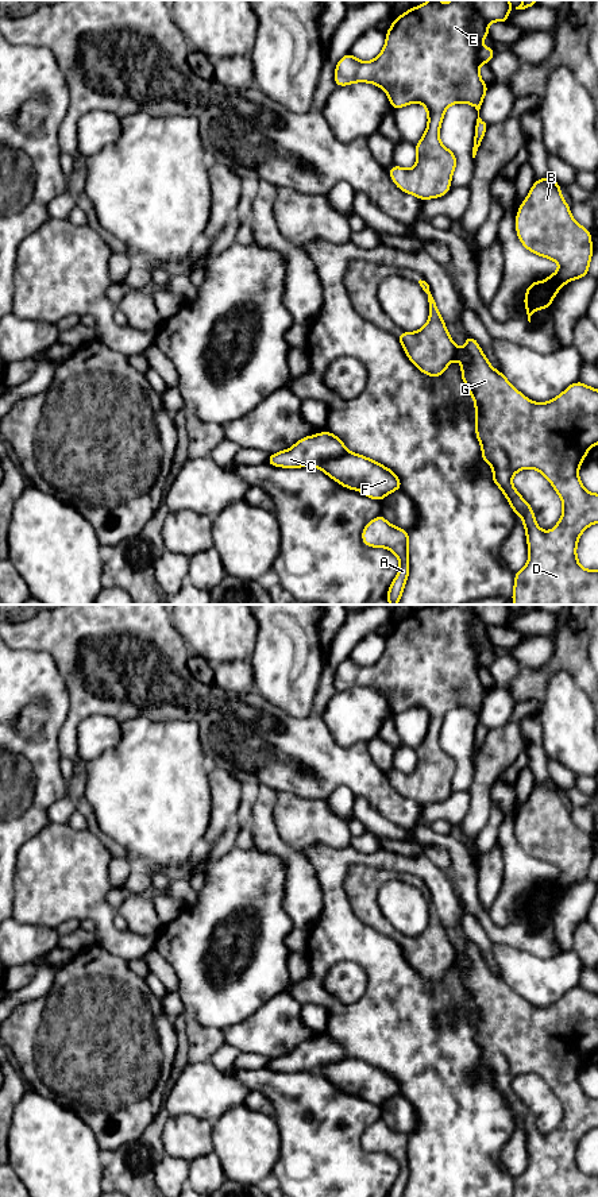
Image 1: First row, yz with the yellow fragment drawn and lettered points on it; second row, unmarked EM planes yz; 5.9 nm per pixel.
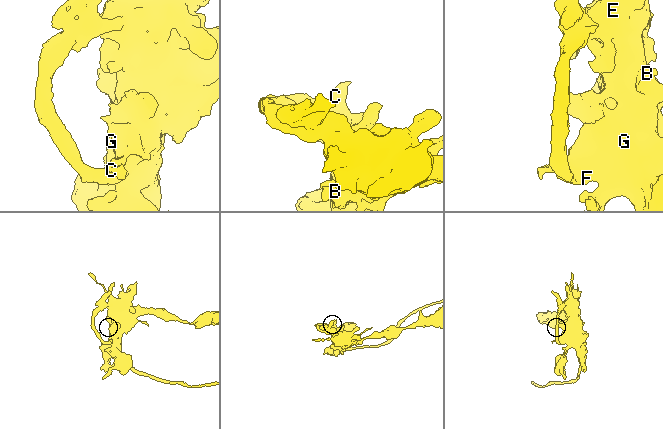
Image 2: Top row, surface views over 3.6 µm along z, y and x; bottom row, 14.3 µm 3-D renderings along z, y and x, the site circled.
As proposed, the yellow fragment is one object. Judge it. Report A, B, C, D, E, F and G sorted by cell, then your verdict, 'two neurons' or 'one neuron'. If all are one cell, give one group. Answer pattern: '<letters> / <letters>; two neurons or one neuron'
A B C D E F G; one neuron

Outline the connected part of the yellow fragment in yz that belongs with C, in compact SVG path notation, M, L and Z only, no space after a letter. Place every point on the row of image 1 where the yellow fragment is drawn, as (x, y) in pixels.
M329 430L306 436L298 440L290 449L271 453L266 464L285 468L317 467L343 487L358 490L379 502L387 494L402 489L400 478L391 470L363 455L350 452L343 441Z

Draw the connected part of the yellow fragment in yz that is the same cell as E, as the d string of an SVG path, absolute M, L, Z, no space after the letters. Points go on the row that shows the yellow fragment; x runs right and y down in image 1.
M429 0L393 20L385 47L374 61L362 62L351 53L339 59L336 86L371 82L387 93L393 109L412 103L427 108L428 127L414 144L416 166L389 169L400 190L420 200L448 193L458 159L441 144L439 132L451 104L468 103L478 111L475 158L489 127L479 117L489 90L479 76L479 65L490 63L495 54L493 47L482 47L479 42L490 36L490 22L509 23L512 8L509 0Z

